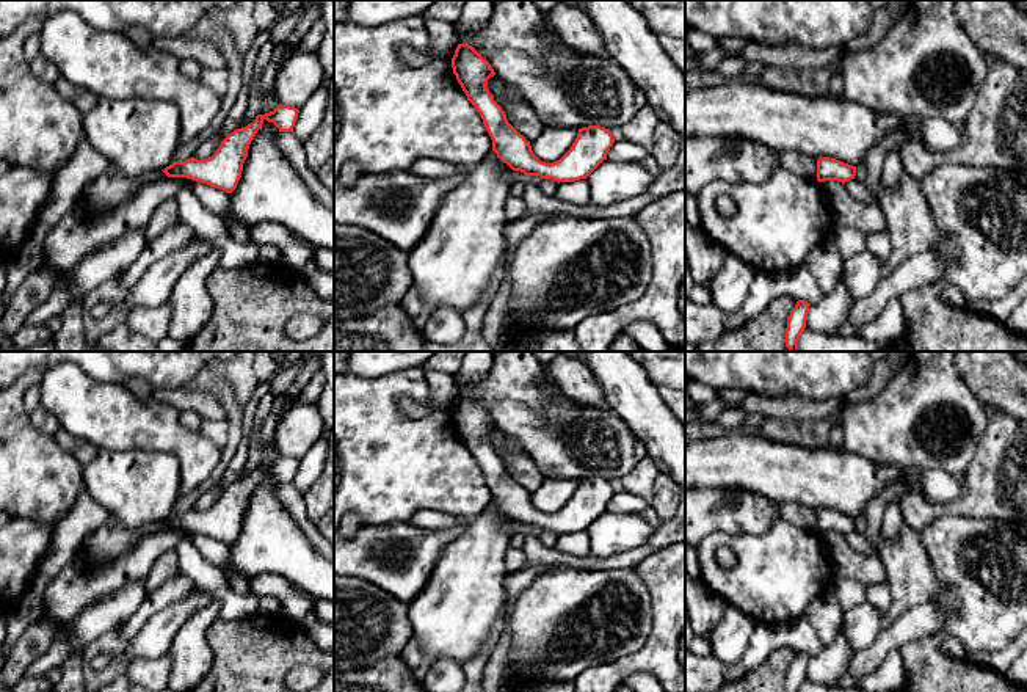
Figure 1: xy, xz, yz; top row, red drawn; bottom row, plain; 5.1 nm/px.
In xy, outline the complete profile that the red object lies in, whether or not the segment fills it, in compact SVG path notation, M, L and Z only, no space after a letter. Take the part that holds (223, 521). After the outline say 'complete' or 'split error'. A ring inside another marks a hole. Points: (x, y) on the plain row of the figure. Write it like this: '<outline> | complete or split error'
M279 455L273 463L257 466L251 475L229 485L212 508L174 513L161 523L168 529L187 529L232 544L241 529L249 496L263 472L273 474L279 483L293 483L298 464L298 460Z | complete

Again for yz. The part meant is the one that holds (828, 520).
M822 508L817 512L817 532L837 532L837 534L848 534L855 530L856 518L844 515L836 510Z | complete

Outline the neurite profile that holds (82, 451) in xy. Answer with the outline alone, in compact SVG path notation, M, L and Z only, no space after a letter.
M61 428L53 435L58 446L61 446L66 452L69 452L82 466L91 463L97 453L99 449L74 435L71 435L67 430Z

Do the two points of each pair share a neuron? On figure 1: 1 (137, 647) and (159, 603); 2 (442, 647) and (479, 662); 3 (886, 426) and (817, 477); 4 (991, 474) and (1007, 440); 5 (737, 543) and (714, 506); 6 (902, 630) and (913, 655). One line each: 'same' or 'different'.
1: different
2: different
3: different
4: same
5: different
6: different

